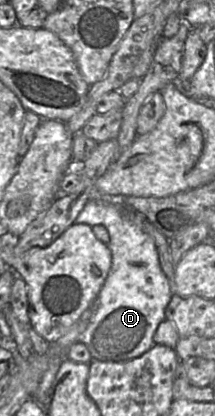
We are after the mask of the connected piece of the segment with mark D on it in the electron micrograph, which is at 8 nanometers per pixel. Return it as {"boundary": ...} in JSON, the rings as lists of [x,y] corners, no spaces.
{"boundary":[[[100,195],[98,197],[92,198],[85,204],[84,208],[81,210],[81,212],[79,213],[79,215],[77,216],[74,222],[77,224],[84,223],[91,227],[95,225],[103,225],[108,230],[109,237],[110,237],[108,247],[111,250],[111,254],[112,254],[111,270],[95,302],[90,307],[91,316],[88,321],[88,325],[85,331],[81,334],[79,339],[79,342],[84,344],[87,347],[92,360],[122,362],[126,360],[131,360],[133,358],[137,358],[142,354],[144,354],[145,352],[147,352],[149,349],[151,349],[152,346],[155,345],[155,343],[153,342],[153,336],[155,334],[155,331],[159,326],[159,324],[165,320],[165,309],[169,304],[172,295],[174,294],[172,290],[172,283],[170,283],[170,281],[165,276],[165,274],[163,273],[160,267],[159,255],[153,239],[146,232],[144,232],[136,223],[132,221],[131,217],[127,212],[134,211],[134,210],[130,210],[128,207],[125,206],[124,198],[125,196],[115,196],[115,195]]]}

